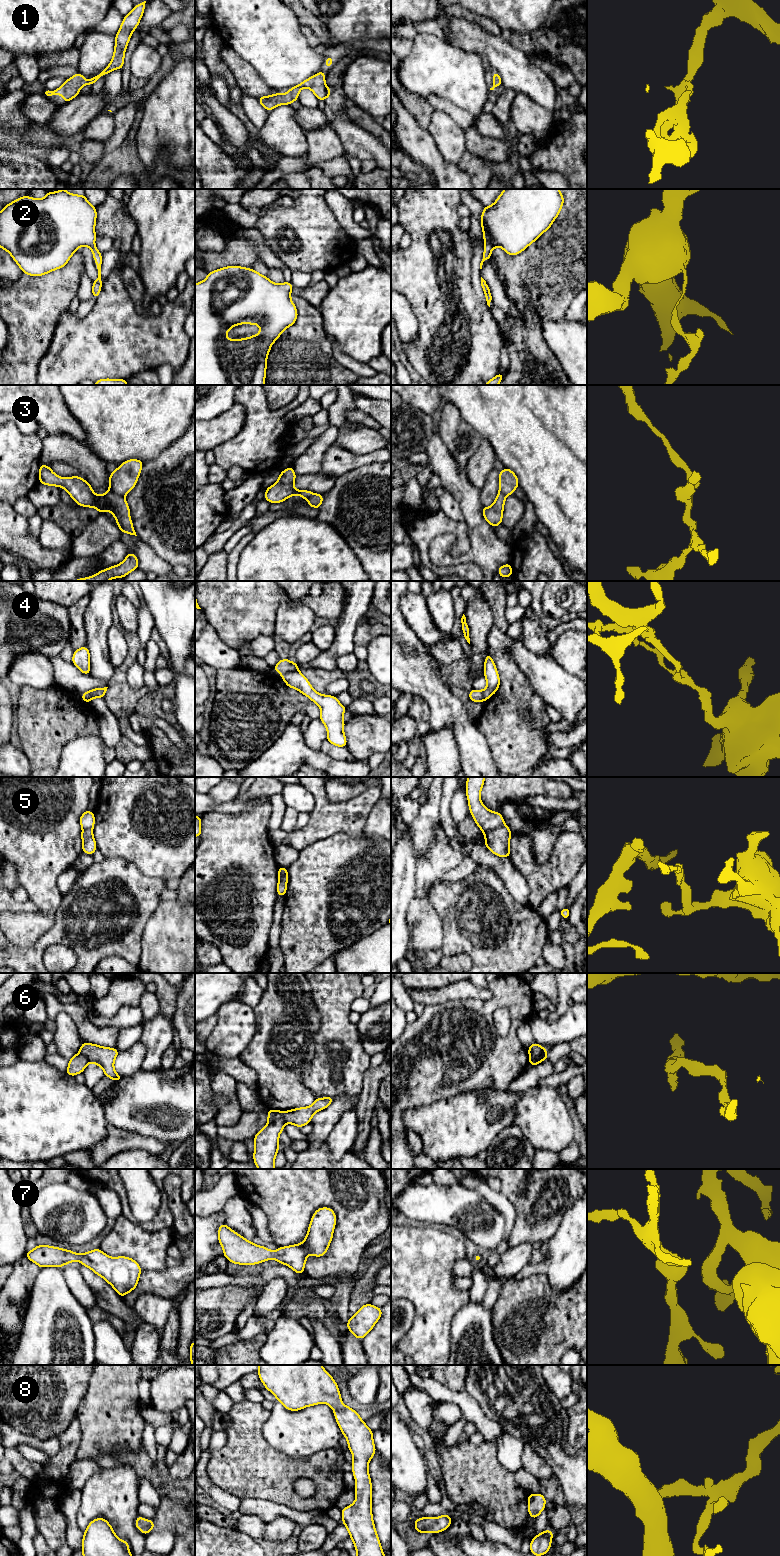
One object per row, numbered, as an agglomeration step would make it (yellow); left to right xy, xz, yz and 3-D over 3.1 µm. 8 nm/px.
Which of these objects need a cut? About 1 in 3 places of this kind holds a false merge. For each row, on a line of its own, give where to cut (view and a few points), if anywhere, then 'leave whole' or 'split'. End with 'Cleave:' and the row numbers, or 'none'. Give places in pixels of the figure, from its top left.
1: no cut | leave whole
2: no cut | leave whole
3: xy (109, 489), (124, 497) | split
4: xz (297, 669), (285, 672), (281, 676) | split
5: yz (503, 823), (484, 834) | split
6: yz (544, 1048), (538, 1056), (529, 1058) | split
7: no cut | leave whole
8: no cut | leave whole
Cleave: 3, 4, 5, 6

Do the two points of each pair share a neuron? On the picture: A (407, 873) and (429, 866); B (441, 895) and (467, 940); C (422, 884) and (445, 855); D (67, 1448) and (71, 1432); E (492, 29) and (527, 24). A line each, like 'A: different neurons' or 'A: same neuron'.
A: different neurons
B: same neuron
C: same neuron
D: same neuron
E: different neurons

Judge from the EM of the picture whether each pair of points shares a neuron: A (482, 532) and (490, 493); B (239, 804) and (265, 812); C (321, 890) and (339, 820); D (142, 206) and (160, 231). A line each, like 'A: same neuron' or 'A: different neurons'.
A: different neurons
B: different neurons
C: different neurons
D: same neuron

